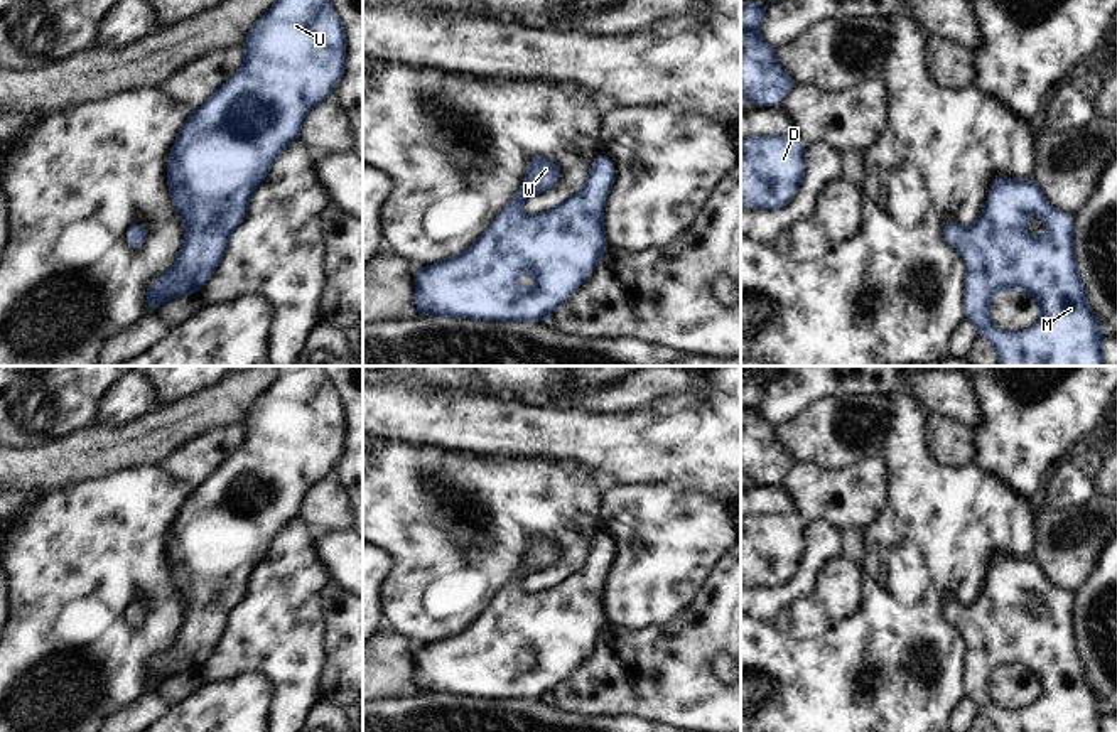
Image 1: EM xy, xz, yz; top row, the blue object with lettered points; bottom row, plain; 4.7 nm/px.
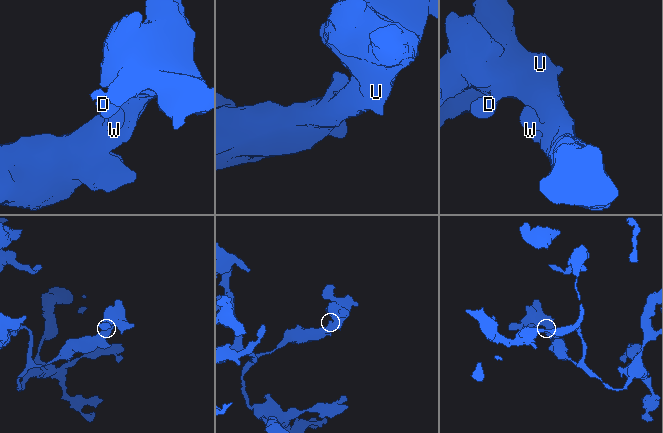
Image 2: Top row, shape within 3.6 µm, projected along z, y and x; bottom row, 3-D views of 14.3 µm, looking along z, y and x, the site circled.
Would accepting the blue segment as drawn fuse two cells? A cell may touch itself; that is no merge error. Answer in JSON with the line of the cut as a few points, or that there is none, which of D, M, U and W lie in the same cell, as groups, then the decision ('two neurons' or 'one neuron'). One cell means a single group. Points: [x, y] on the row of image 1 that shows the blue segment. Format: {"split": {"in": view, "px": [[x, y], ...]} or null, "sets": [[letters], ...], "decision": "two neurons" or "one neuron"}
{"split": null, "sets": [["D", "M", "U", "W"]], "decision": "one neuron"}

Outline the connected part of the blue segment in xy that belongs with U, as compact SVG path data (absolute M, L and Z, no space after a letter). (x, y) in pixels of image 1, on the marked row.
M277 0L255 22L241 49L245 62L240 71L189 115L170 150L167 179L172 206L186 226L186 240L172 270L145 290L150 312L155 312L169 299L199 293L213 275L224 256L231 233L245 219L255 189L268 175L272 162L297 142L304 116L334 93L346 64L346 30L329 0Z

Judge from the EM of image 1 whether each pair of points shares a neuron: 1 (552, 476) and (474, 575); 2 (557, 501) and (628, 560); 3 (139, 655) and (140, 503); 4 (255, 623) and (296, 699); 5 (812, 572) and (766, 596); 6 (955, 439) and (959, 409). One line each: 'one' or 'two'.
1: one
2: two
3: one
4: one
5: one
6: two

